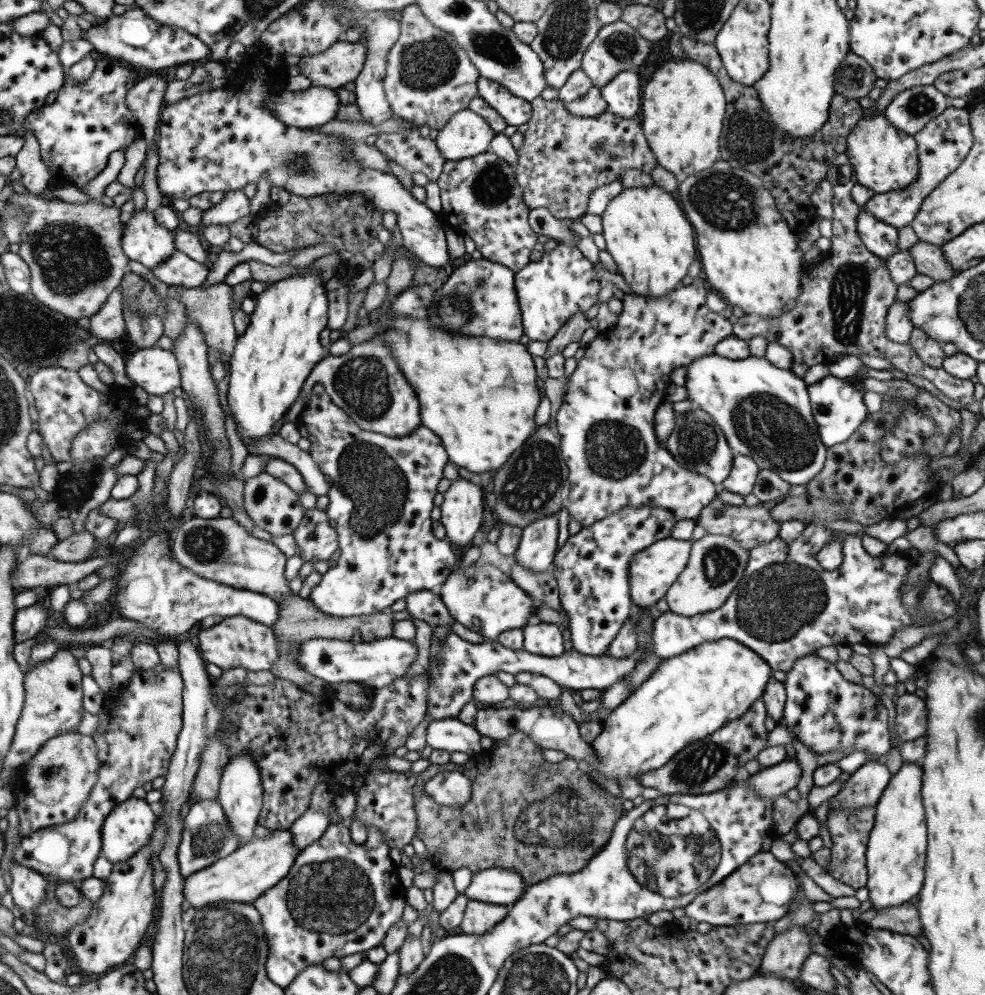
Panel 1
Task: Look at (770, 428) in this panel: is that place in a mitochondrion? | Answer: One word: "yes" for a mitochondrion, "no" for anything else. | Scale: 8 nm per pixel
yes

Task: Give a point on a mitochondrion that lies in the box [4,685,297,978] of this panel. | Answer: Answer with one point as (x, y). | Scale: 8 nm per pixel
(207, 840)

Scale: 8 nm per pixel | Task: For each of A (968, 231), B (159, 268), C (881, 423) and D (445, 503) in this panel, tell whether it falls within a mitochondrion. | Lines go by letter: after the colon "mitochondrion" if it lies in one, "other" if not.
A: other
B: other
C: other
D: other

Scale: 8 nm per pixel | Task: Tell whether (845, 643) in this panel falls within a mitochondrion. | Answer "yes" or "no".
no

